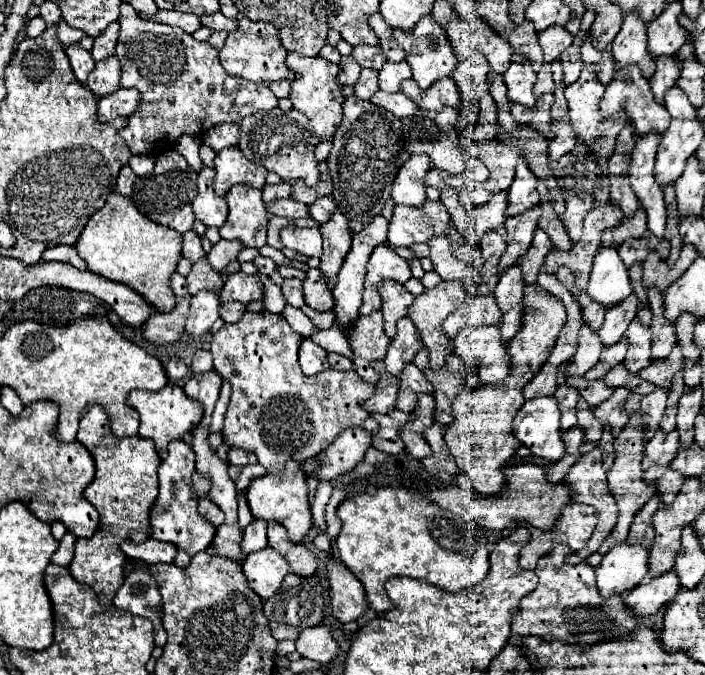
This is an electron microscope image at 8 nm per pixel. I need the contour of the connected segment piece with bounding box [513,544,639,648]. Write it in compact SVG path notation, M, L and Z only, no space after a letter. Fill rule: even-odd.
M559 544L537 562L535 574L539 576L539 584L531 594L527 594L521 600L521 614L515 616L515 620L513 620L513 632L517 632L519 636L541 636L543 640L563 640L563 644L577 646L577 648L591 648L593 644L599 644L599 642L629 636L629 632L639 624L639 616L633 616L633 612L629 612L629 608L625 608L621 594L603 598L597 592L593 566L589 566L587 562L567 564L565 558L561 558L561 552L571 552L571 550L567 546Z

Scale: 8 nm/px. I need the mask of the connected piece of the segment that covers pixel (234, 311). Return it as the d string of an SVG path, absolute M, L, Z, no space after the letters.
M225 302L225 304L221 304L219 314L221 314L221 318L223 318L225 322L237 322L237 320L241 320L241 316L243 316L243 312L245 312L245 310L247 310L247 306L245 306L245 304Z

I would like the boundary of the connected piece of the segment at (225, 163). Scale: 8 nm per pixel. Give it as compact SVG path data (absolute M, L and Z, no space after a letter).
M237 146L223 148L215 156L215 182L213 188L217 194L225 196L235 184L249 184L255 188L263 188L267 180L267 168L261 168L261 164L253 164L251 160L245 160L241 156L241 150Z

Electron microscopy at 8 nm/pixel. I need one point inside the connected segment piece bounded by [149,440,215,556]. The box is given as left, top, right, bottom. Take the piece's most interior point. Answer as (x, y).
(175, 519)

